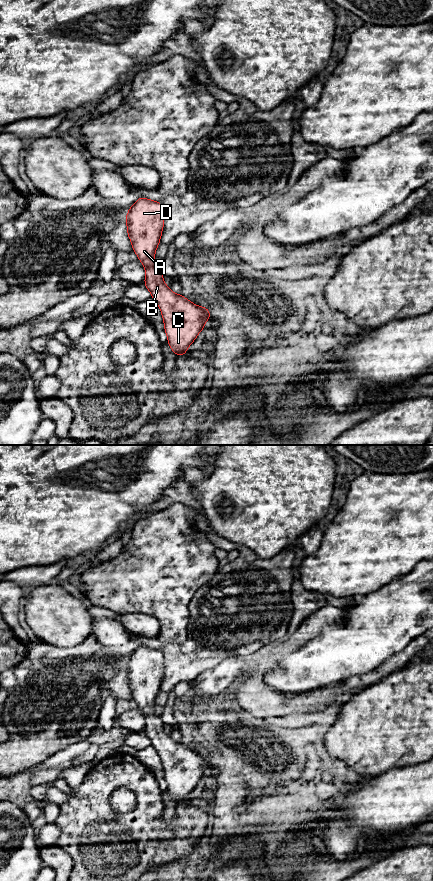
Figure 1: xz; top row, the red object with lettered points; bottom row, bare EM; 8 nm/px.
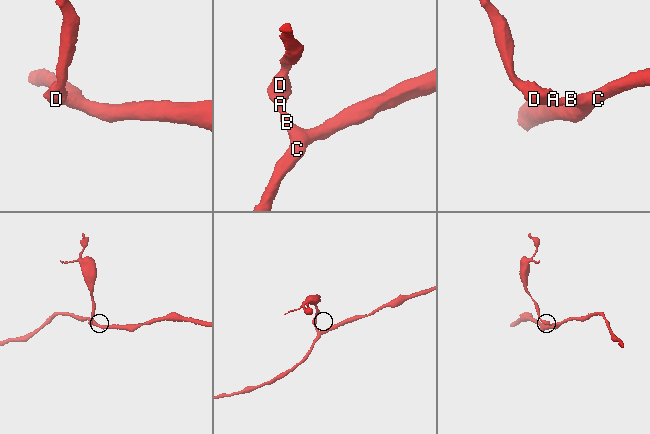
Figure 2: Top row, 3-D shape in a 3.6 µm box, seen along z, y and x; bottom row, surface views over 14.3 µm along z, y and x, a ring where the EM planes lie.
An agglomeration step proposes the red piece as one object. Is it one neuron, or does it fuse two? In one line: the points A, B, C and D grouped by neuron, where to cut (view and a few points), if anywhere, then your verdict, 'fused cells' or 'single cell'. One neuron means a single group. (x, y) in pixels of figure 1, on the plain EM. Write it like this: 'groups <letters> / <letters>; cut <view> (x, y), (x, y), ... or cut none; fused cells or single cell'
groups A B C D; cut none; single cell

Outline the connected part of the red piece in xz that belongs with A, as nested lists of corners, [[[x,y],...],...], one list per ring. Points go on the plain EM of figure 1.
[[[140,644],[129,656],[125,668],[133,699],[146,716],[144,733],[151,740],[152,746],[161,758],[169,795],[177,805],[186,803],[187,796],[193,791],[199,780],[205,776],[205,769],[212,767],[209,760],[210,757],[201,753],[196,754],[181,742],[173,741],[164,731],[161,717],[154,714],[155,699],[160,691],[164,674],[164,656],[162,651]]]

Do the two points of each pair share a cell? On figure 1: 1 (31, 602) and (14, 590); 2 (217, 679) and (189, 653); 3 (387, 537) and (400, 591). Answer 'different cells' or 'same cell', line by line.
1: different cells
2: different cells
3: different cells

